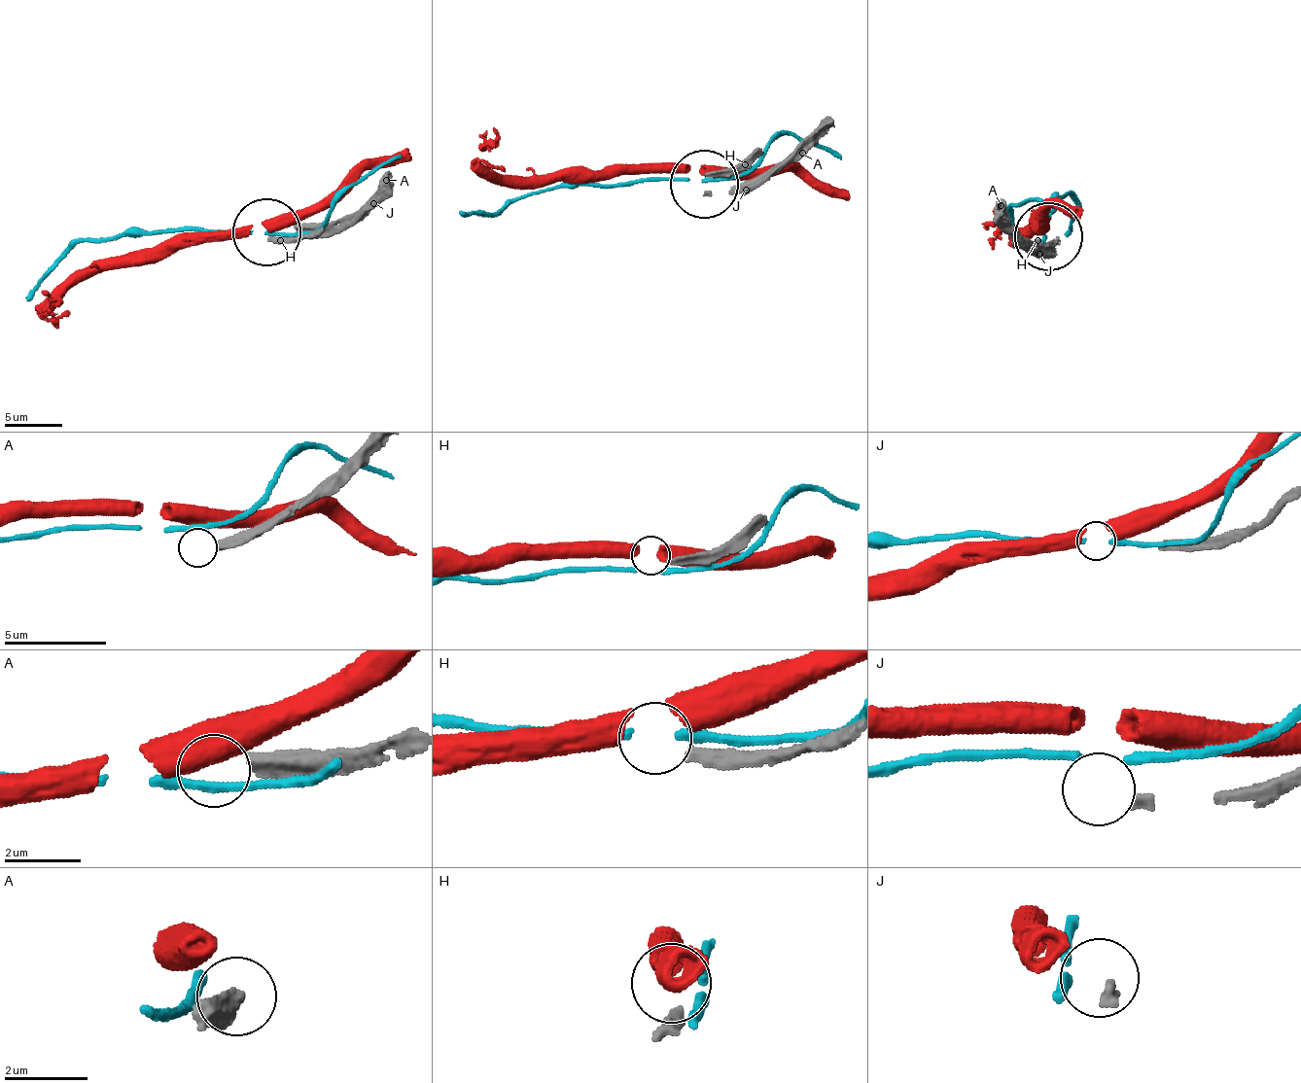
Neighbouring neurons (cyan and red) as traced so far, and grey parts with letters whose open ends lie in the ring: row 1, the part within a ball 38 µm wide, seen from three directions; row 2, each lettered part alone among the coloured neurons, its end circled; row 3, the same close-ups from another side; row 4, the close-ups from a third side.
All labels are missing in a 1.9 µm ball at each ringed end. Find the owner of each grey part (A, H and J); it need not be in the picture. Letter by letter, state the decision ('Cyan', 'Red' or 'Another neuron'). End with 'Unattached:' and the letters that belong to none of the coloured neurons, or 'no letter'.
A: Another neuron
H: Another neuron
J: Another neuron
Unattached: A, H, J

